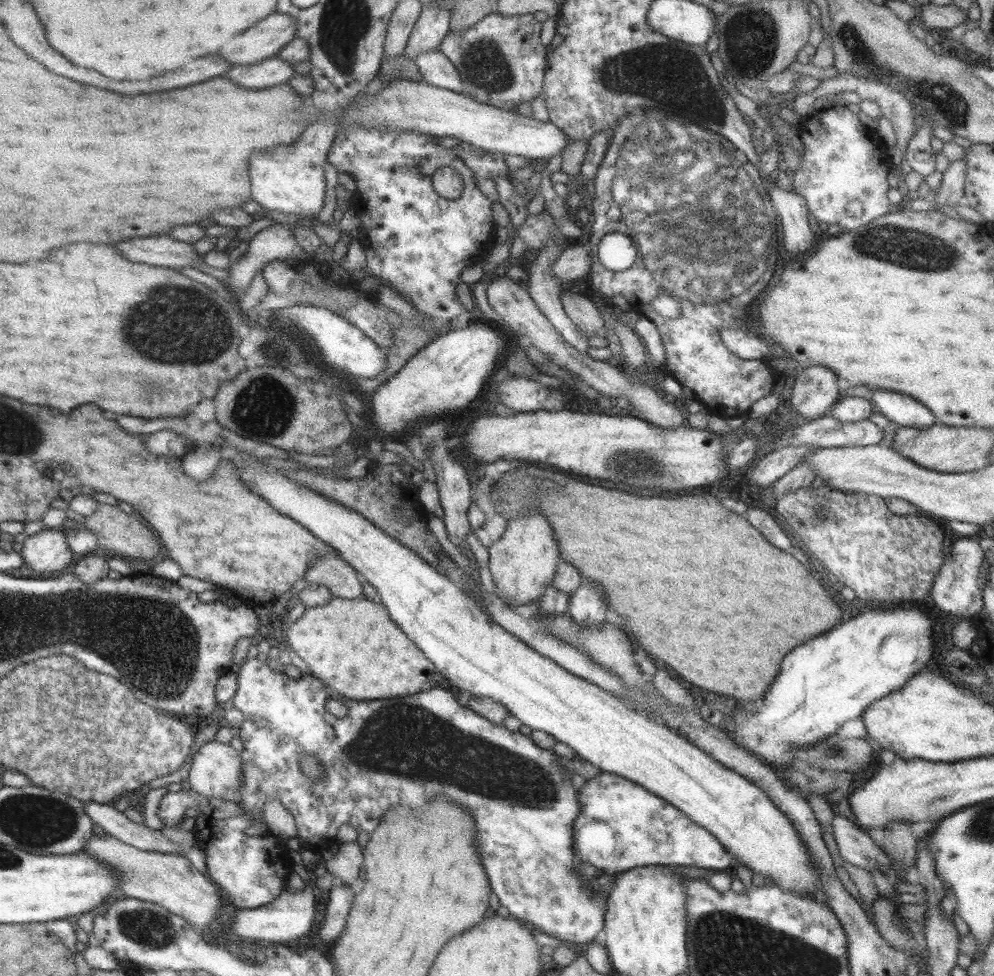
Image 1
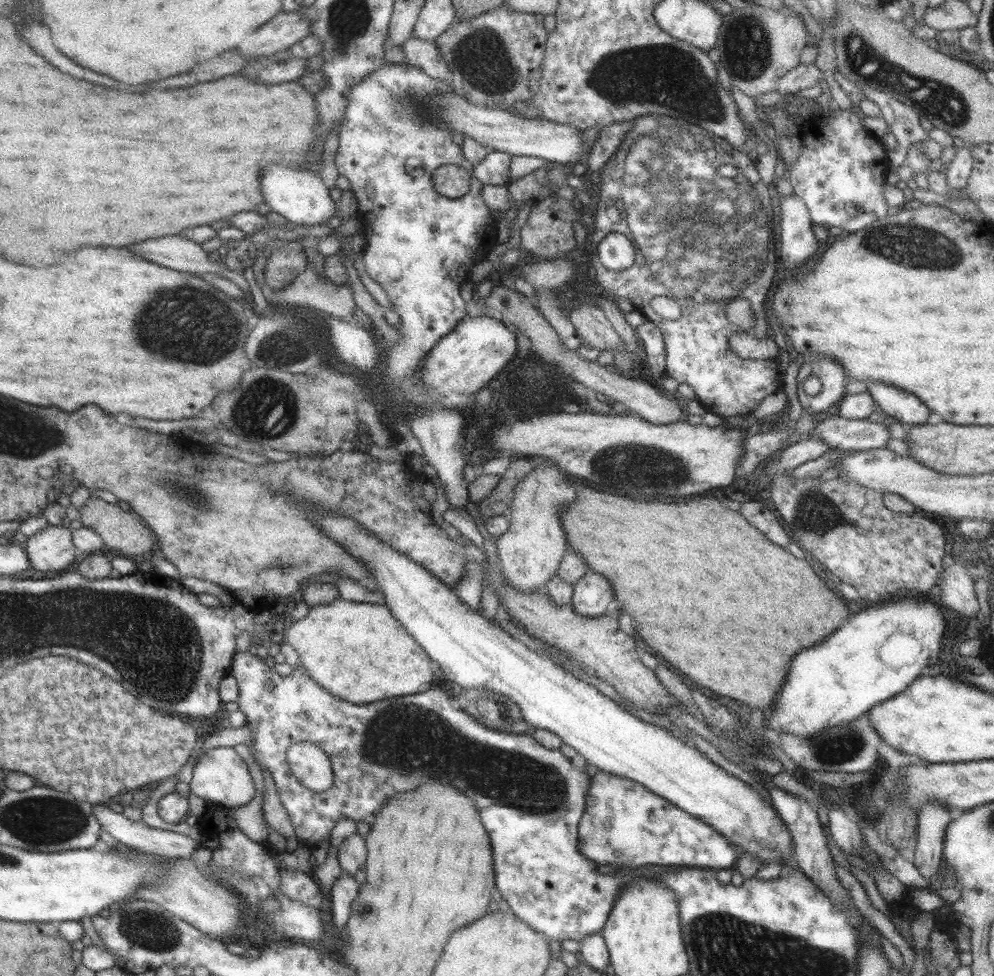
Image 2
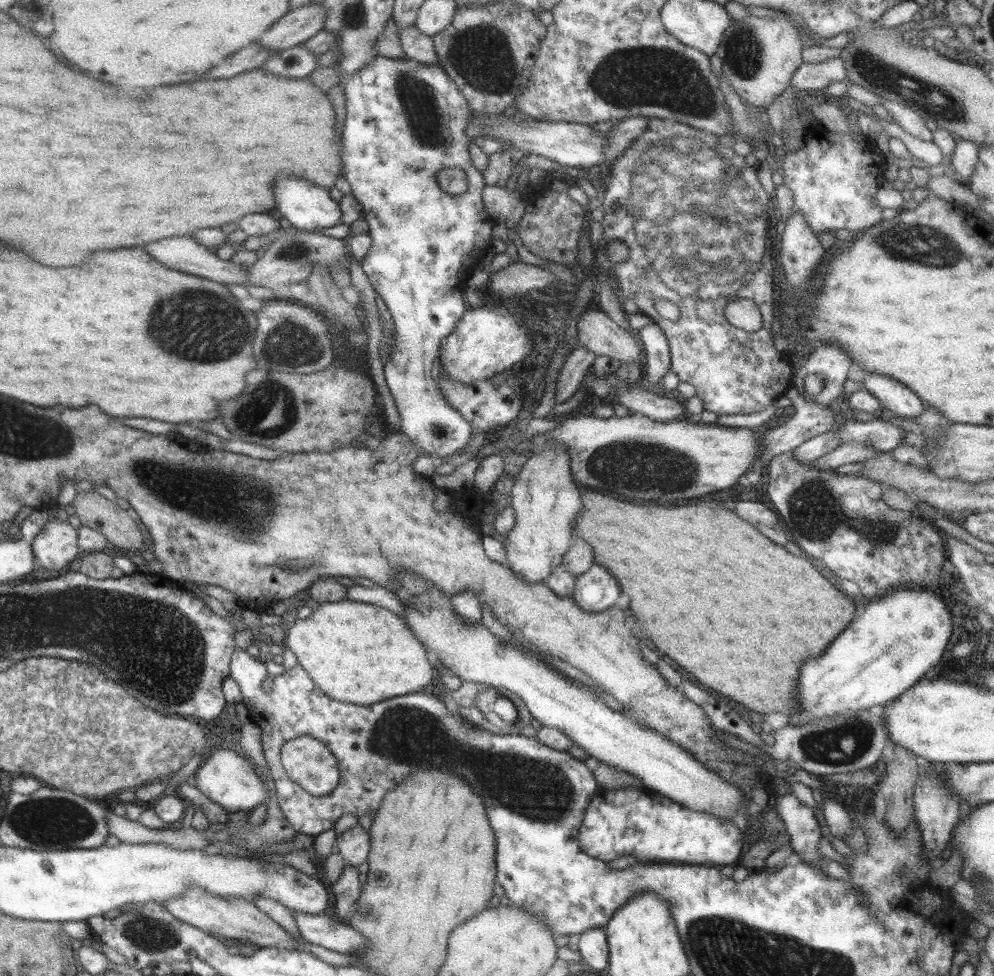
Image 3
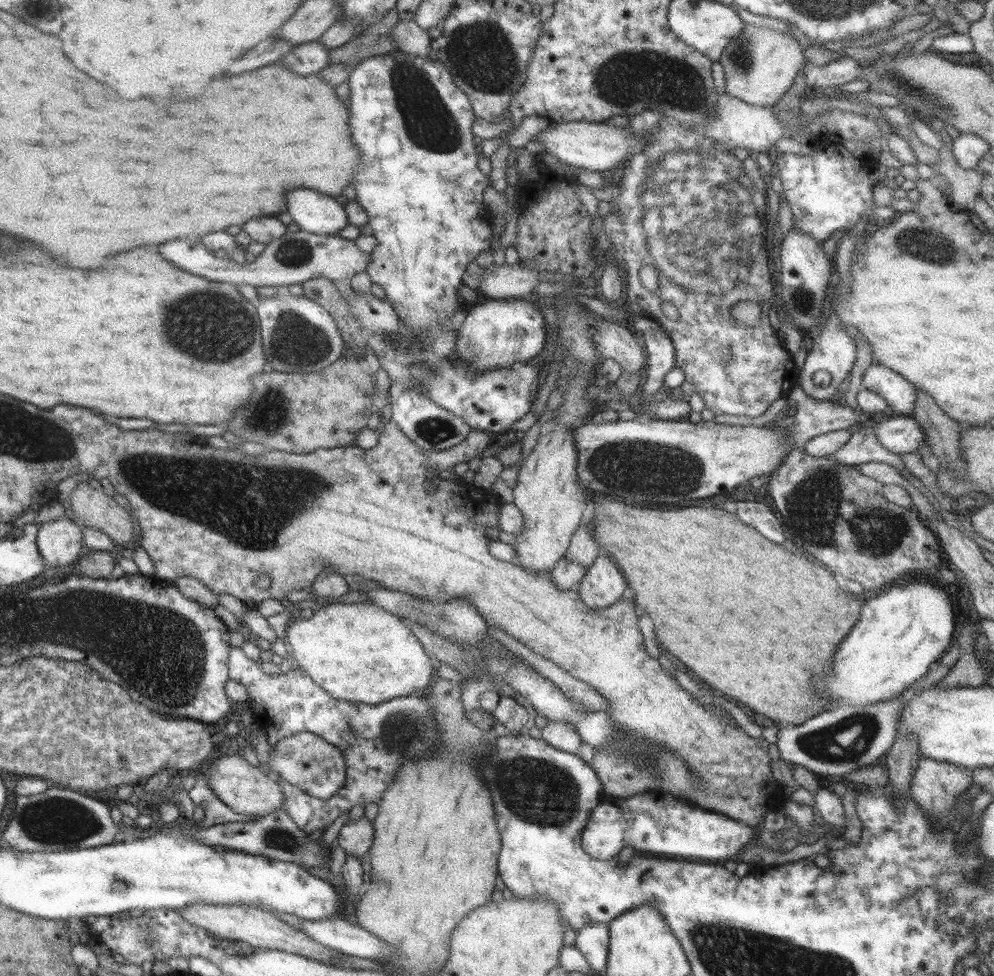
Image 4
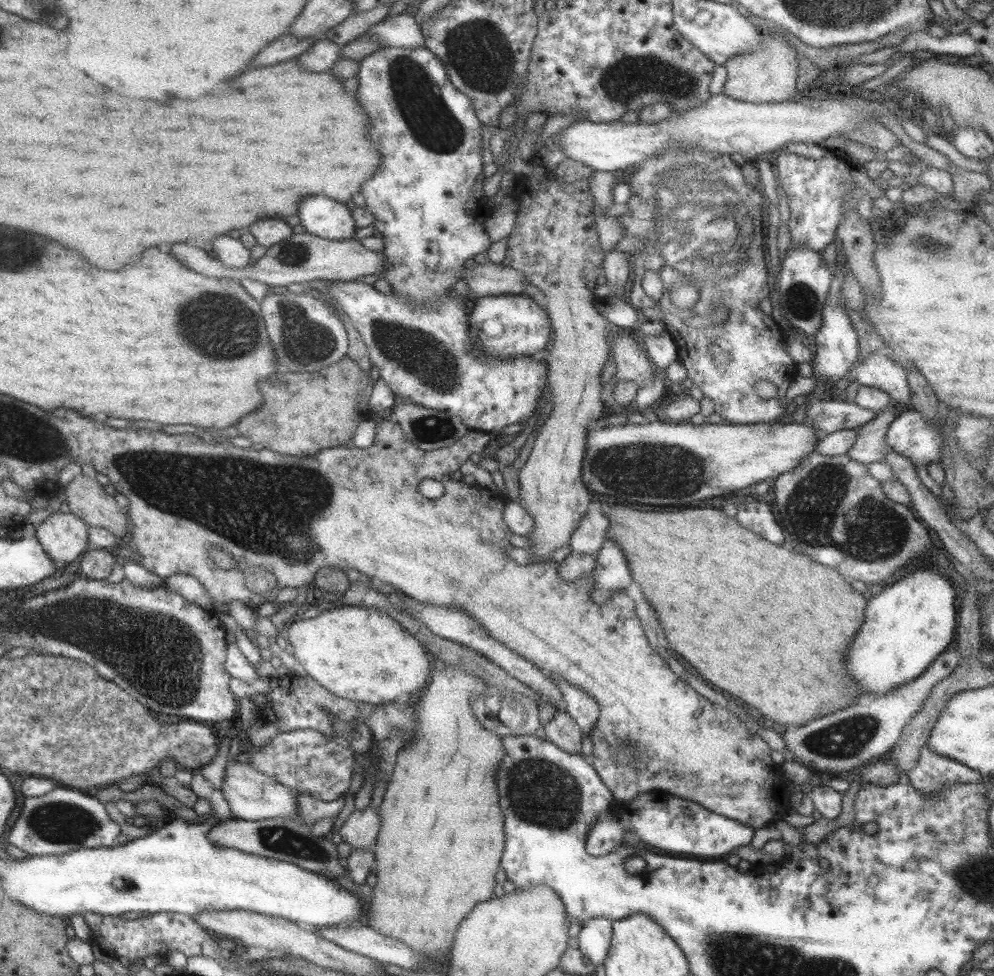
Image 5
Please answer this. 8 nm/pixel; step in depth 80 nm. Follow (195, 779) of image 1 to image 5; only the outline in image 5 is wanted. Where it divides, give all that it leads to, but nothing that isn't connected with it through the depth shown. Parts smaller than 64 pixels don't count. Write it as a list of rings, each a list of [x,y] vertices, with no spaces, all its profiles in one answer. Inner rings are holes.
[[[239,757],[226,763],[220,791],[234,818],[247,821],[277,817],[289,817],[293,820],[298,818],[293,790],[279,784],[274,778],[260,773],[243,758]]]

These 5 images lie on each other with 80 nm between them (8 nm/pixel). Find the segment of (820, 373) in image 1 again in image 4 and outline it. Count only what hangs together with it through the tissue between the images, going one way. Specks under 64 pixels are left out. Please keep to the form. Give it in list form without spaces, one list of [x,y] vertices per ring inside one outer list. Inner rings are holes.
[[[829,315],[812,334],[812,347],[805,358],[805,364],[798,372],[795,385],[801,388],[805,395],[817,401],[831,401],[836,398],[835,391],[839,389],[839,384],[850,374],[850,370],[855,362],[855,342],[848,332],[838,323],[835,317]],[[817,371],[826,371],[831,375],[831,382],[828,386],[815,386],[812,382],[813,374]]]

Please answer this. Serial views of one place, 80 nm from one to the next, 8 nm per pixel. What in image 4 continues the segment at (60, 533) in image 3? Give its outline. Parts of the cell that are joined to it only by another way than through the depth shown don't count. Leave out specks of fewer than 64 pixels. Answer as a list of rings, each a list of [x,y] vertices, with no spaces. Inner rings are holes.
[[[67,517],[40,523],[36,545],[47,568],[77,562],[84,553],[81,525]]]

